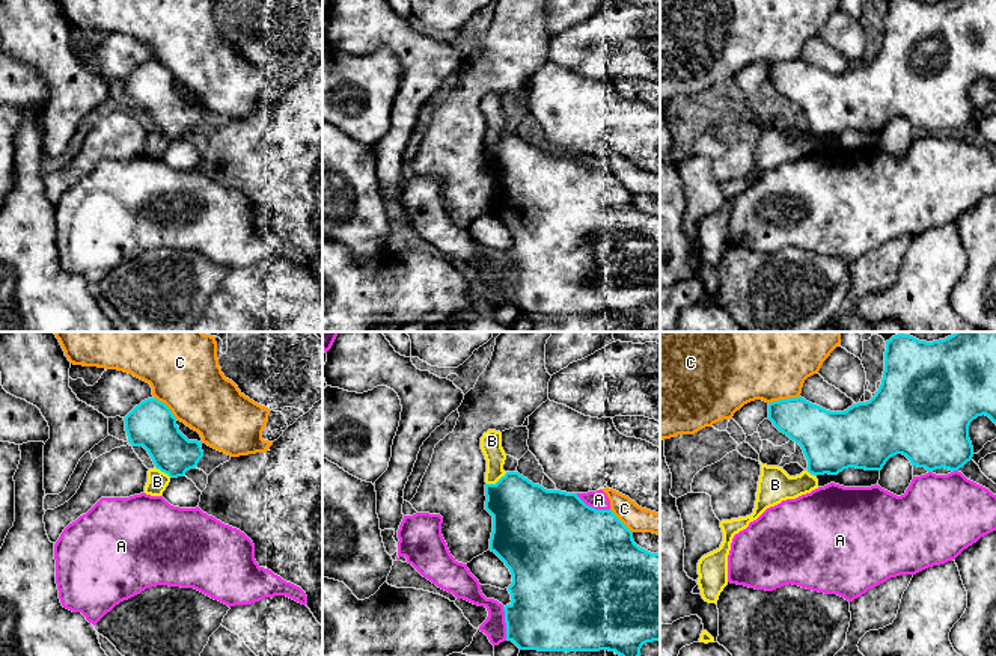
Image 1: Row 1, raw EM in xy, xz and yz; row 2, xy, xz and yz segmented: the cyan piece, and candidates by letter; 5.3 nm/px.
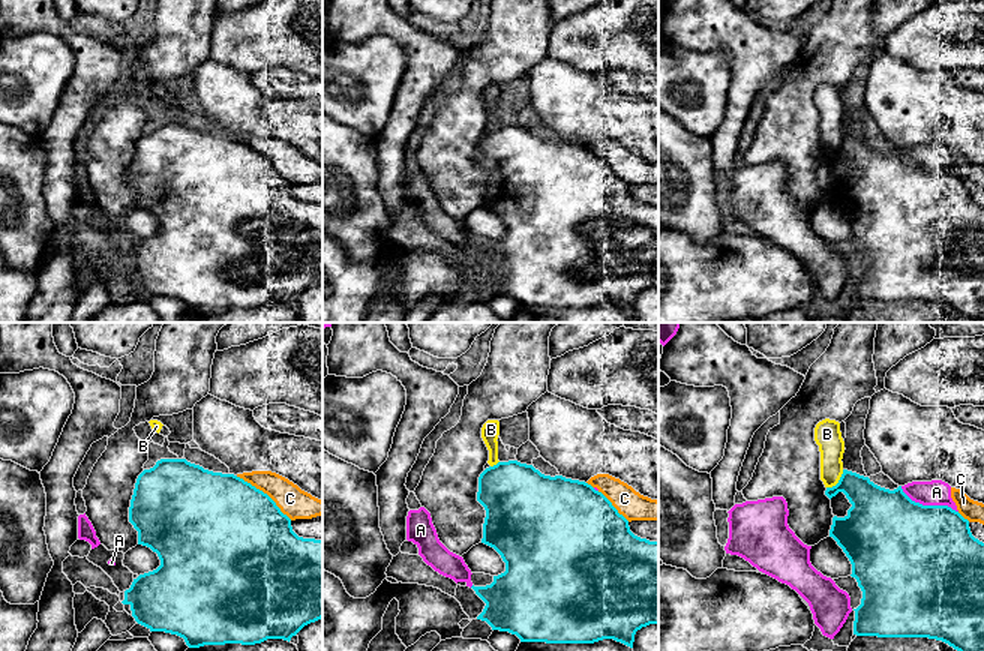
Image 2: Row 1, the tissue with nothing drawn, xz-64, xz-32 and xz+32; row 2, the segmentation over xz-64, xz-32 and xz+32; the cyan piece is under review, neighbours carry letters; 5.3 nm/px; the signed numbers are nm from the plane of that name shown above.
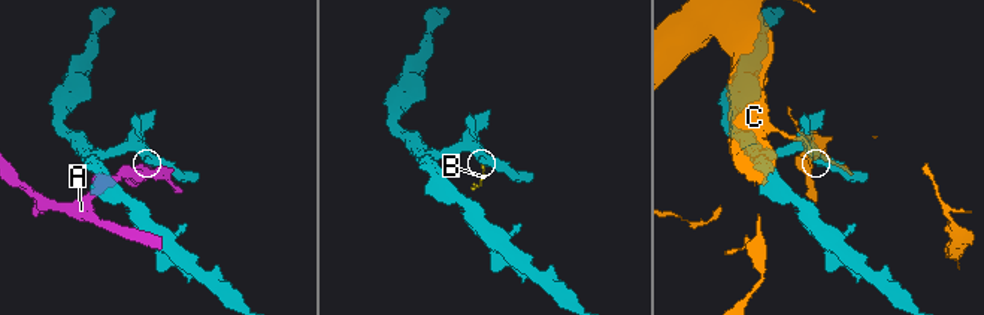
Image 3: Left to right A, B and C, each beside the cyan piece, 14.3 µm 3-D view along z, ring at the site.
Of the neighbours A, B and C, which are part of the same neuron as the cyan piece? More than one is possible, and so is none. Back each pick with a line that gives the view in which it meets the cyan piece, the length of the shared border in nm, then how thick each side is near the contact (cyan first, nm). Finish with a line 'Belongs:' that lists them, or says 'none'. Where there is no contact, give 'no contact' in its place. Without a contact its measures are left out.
Belongs: none

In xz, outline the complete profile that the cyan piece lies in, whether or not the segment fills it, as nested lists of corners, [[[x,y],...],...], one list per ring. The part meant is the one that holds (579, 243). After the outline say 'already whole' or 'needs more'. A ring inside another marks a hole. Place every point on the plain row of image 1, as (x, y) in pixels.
[[[506,134],[496,146],[485,146],[485,172],[493,178],[490,211],[509,231],[512,246],[508,249],[511,265],[503,268],[506,285],[506,303],[512,303],[520,312],[538,314],[600,314],[609,312],[637,326],[640,311],[646,305],[660,303],[660,216],[651,216],[639,210],[633,195],[613,176],[612,172],[595,172],[586,167],[577,155],[547,152],[533,146],[518,134]]] | already whole

